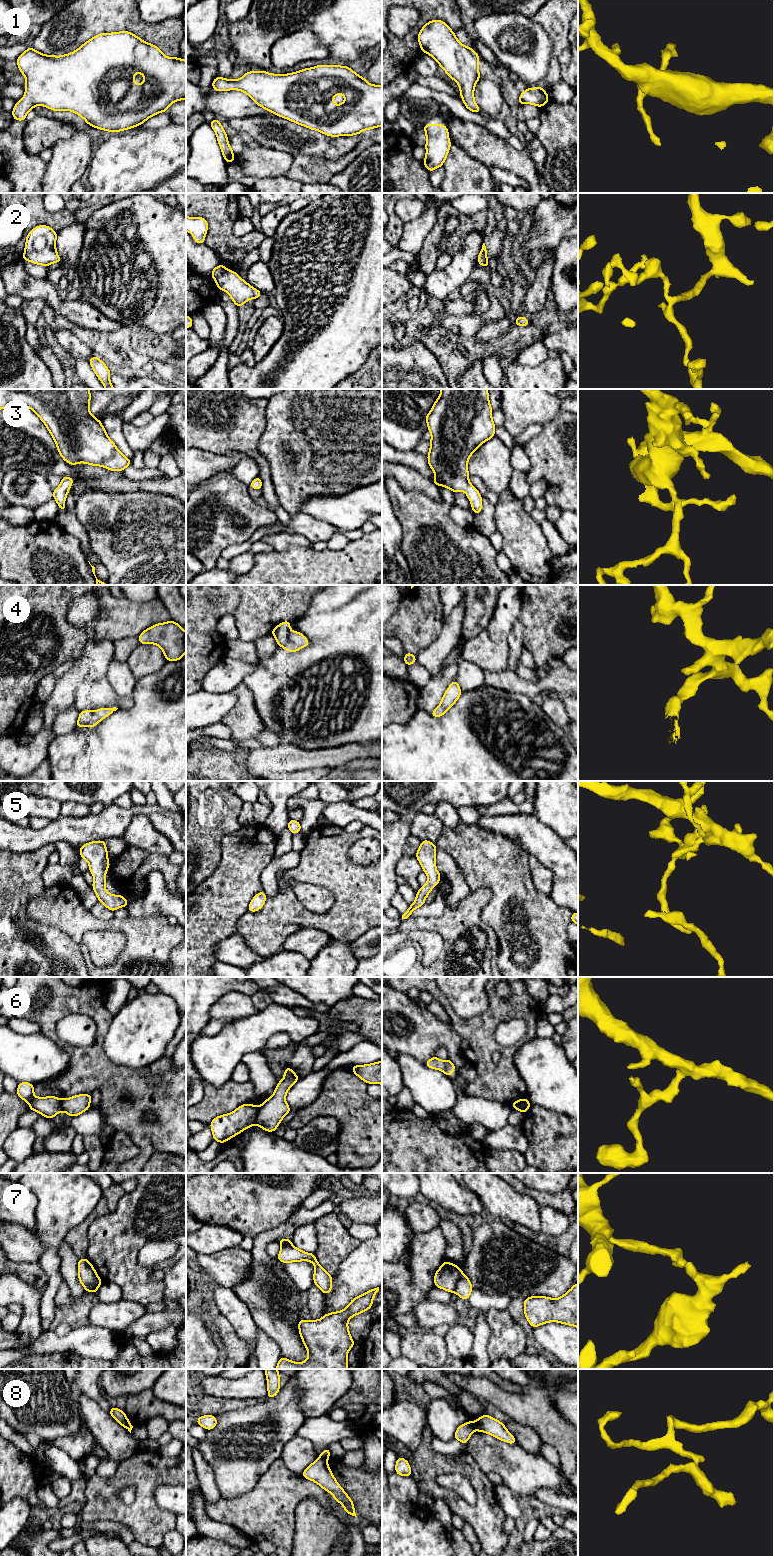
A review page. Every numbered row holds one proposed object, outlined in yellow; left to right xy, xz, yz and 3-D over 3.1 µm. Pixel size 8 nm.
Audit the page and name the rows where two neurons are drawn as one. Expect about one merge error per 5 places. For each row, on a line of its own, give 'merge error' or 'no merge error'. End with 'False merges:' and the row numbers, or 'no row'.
1: no merge error
2: no merge error
3: no merge error
4: no merge error
5: no merge error
6: merge error
7: merge error
8: merge error
False merges: 6, 7, 8

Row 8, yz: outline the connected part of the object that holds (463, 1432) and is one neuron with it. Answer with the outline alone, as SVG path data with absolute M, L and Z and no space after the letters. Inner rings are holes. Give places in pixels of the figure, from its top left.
M471 1421L460 1425L455 1432L454 1438L464 1444L467 1444L472 1432L474 1431Z

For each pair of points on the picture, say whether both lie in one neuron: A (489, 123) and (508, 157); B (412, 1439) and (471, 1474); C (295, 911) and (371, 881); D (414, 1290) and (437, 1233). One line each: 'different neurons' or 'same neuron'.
A: different neurons
B: different neurons
C: same neuron
D: same neuron

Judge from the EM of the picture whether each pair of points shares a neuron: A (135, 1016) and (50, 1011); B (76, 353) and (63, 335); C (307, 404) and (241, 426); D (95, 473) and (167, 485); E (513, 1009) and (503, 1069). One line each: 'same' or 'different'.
A: different
B: same
C: different
D: same
E: same

